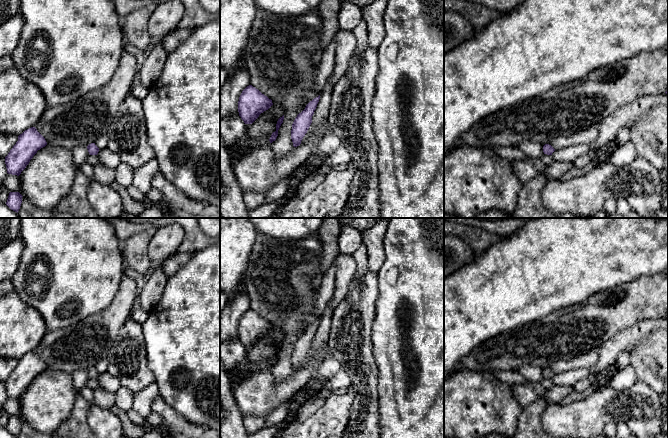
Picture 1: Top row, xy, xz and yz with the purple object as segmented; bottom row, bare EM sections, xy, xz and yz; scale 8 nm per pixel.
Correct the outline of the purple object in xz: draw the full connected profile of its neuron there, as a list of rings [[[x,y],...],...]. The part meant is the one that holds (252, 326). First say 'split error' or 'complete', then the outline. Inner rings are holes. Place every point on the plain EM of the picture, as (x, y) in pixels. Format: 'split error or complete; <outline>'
complete; [[[252,309],[247,310],[238,325],[238,336],[245,348],[252,348],[261,337],[273,329],[272,324]]]

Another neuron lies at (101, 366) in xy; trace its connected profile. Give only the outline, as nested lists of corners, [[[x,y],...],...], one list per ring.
[[[103,357],[97,361],[94,367],[99,372],[99,374],[102,374],[107,372],[108,365],[109,365],[108,359],[106,357]]]

